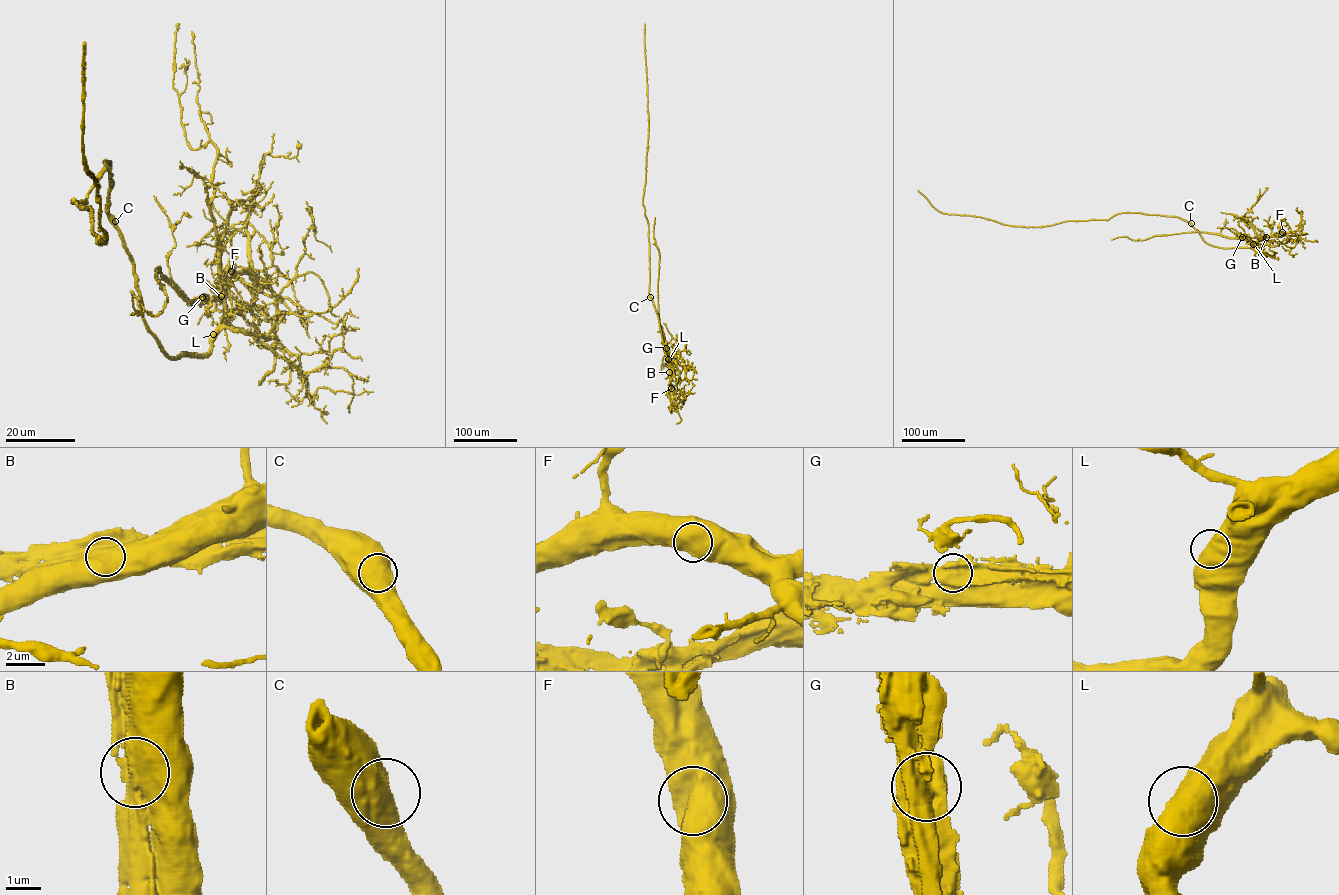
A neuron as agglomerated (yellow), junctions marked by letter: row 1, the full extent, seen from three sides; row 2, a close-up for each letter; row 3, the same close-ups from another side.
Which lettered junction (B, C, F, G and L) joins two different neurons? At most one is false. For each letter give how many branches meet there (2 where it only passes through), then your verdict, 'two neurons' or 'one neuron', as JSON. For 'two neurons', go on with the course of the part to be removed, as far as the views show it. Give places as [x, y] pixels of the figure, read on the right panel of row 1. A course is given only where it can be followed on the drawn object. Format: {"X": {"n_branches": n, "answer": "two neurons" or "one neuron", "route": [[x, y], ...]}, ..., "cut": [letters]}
{"B": {"n_branches": 1, "answer": "two neurons", "route": [[1266, 237], [1229, 237], [1195, 232], [1154, 235], [1142, 240], [1125, 236], [1111, 239]]}, "C": {"n_branches": 1, "answer": "one neuron"}, "F": {"n_branches": 1, "answer": "one neuron"}, "G": {"n_branches": 1, "answer": "one neuron"}, "L": {"n_branches": 1, "answer": "one neuron"}, "cut": ["B"]}

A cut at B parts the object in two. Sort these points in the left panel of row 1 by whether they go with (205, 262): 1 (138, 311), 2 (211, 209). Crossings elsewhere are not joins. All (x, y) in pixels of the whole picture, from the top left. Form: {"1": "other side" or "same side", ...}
{"1": "other side", "2": "same side"}

